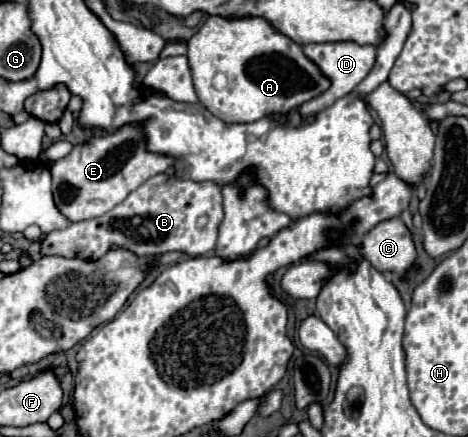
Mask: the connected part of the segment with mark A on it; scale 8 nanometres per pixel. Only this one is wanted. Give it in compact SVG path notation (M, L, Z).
M207 17L201 29L187 41L187 57L199 101L227 123L251 123L267 113L287 113L329 87L329 81L319 73L317 65L303 55L301 45L279 33L269 21L263 21L263 17Z

